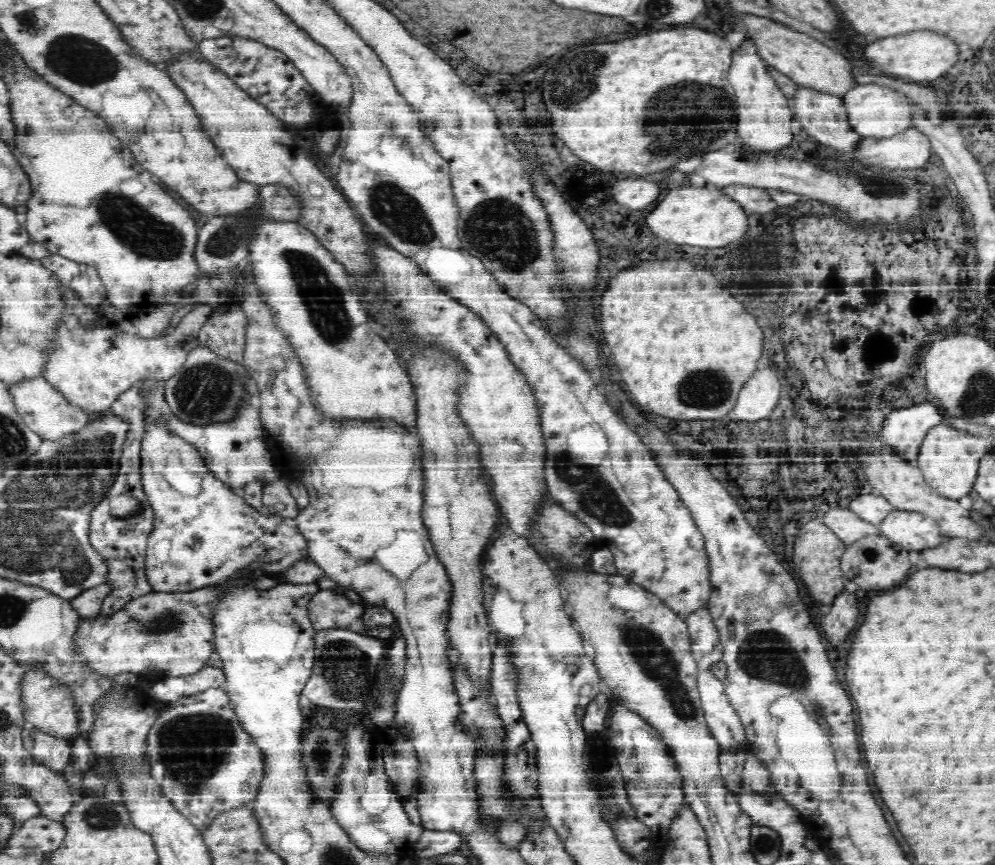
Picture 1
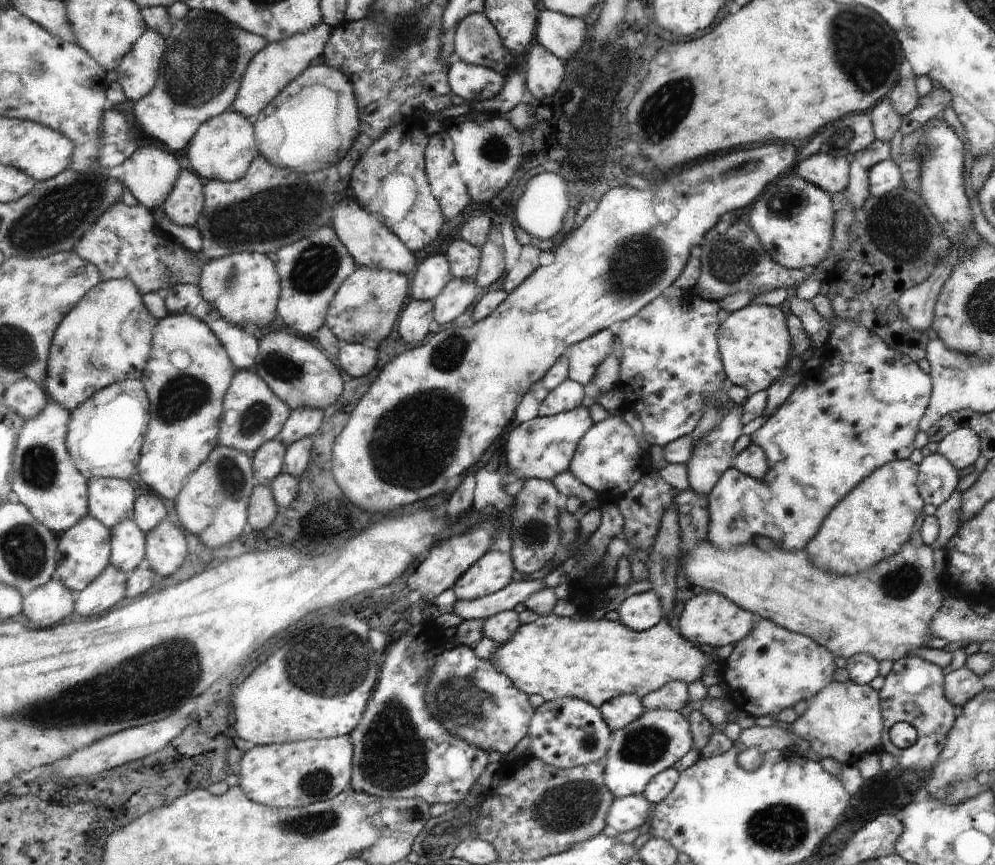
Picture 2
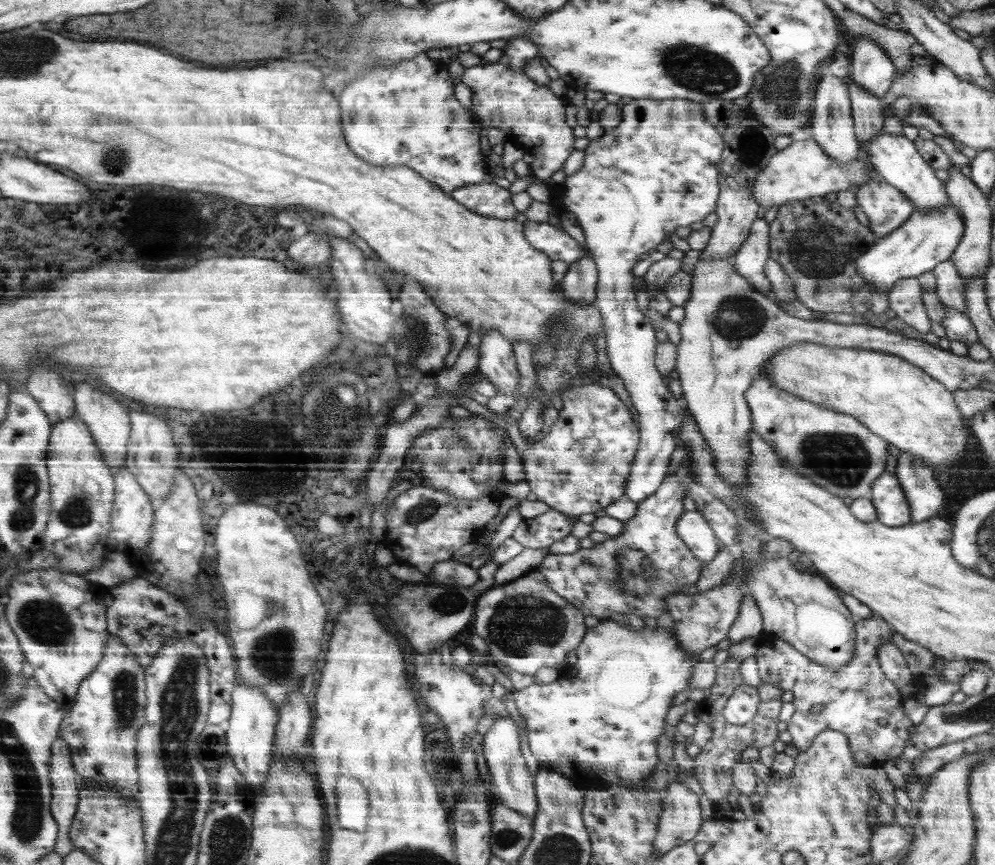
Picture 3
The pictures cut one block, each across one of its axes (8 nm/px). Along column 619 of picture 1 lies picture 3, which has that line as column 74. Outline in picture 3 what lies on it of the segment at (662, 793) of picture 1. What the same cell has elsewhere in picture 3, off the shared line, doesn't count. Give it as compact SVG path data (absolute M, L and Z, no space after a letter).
M109 632L109 644L101 664L81 684L77 704L61 726L61 738L65 738L73 750L73 766L83 778L99 774L109 782L113 792L133 794L139 800L141 774L137 772L137 734L145 724L147 704L147 674L139 654L133 652L121 636Z

